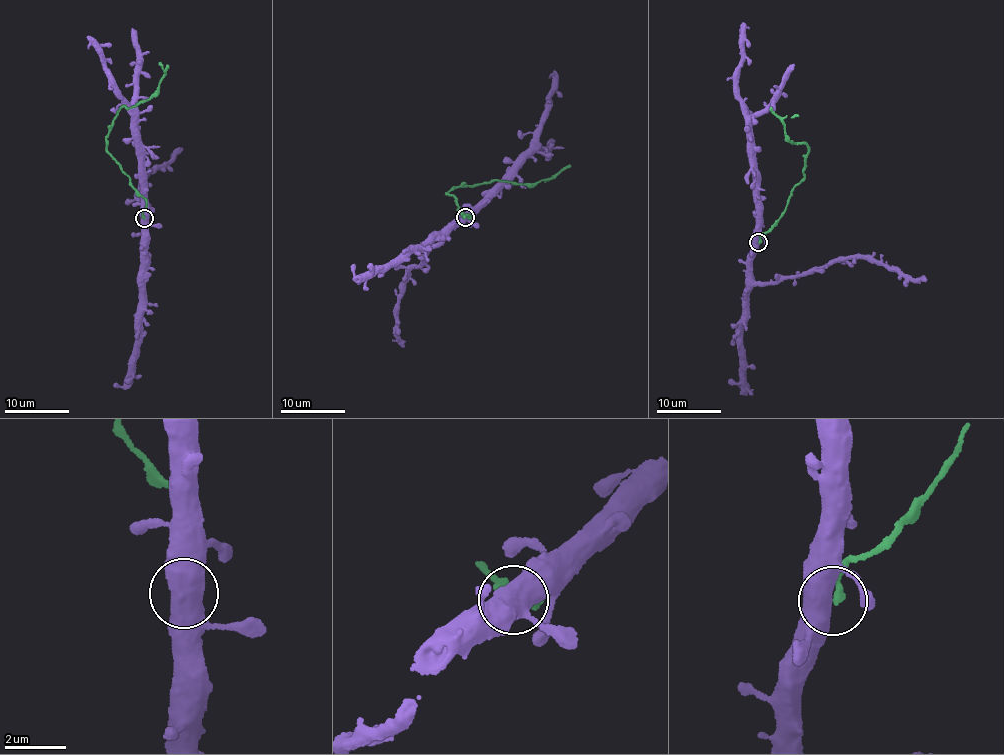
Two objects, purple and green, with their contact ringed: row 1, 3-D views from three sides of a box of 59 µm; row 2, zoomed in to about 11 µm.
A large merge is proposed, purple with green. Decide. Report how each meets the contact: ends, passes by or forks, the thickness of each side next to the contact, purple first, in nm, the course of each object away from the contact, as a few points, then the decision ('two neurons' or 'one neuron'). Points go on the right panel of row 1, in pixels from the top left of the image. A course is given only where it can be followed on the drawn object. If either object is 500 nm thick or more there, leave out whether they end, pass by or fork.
600/240 nm | purple via (758, 242), (751, 258), (751, 277), (757, 282), (794, 279), (851, 257), (877, 262), (919, 281), (926, 278) | green via (758, 242), (776, 224), (803, 177), (808, 151), (804, 143), (791, 143), (781, 117), (769, 108) | two neurons

